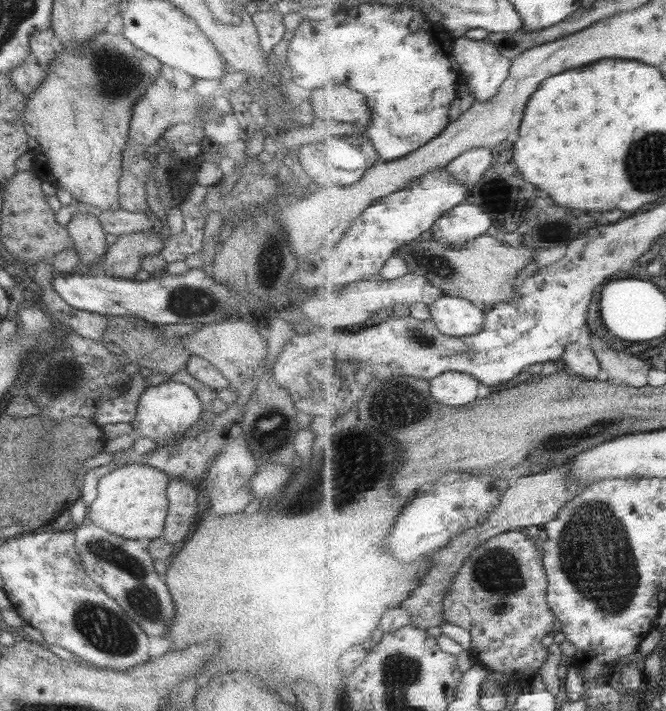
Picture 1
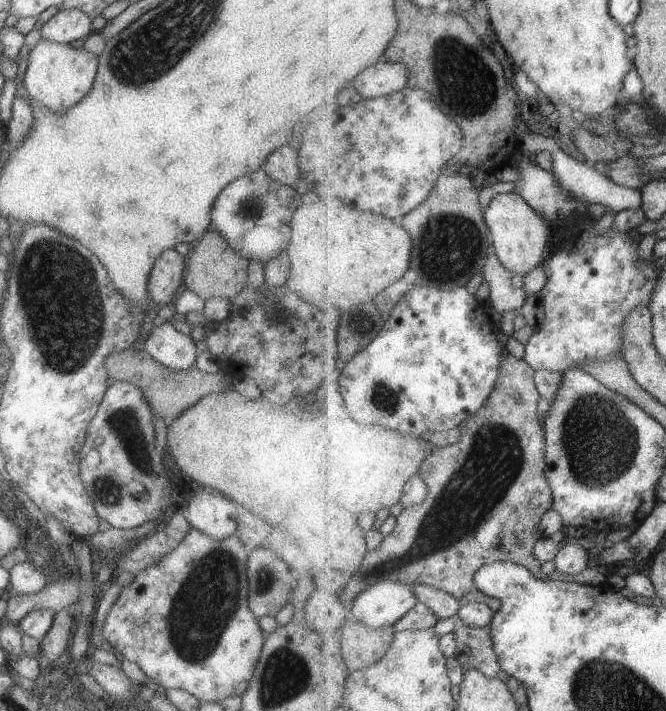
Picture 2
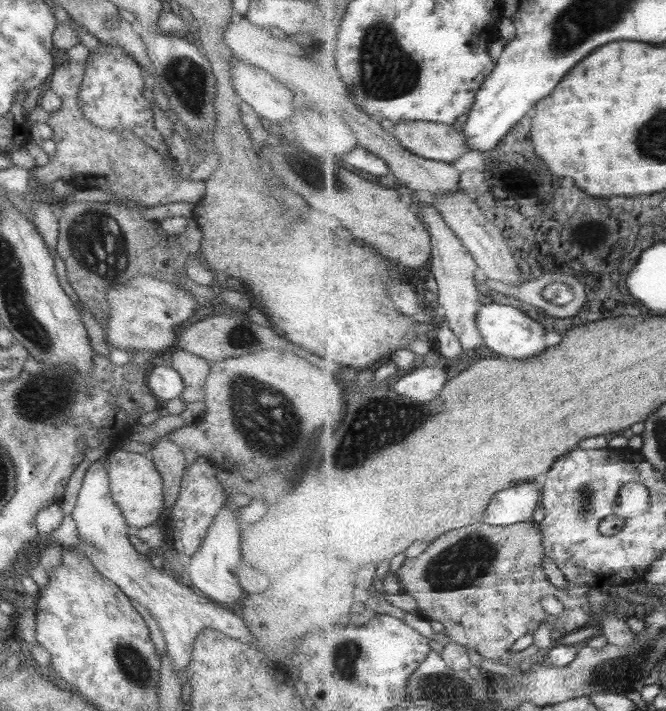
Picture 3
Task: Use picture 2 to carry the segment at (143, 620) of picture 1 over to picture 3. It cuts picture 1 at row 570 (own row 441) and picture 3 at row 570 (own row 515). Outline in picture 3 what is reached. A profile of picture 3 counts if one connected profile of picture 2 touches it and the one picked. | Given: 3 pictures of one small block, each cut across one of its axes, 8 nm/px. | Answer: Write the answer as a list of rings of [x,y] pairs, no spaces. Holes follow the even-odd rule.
[[[104,459],[93,461],[86,468],[70,515],[79,539],[79,545],[75,547],[95,566],[101,576],[105,576],[149,614],[161,632],[173,671],[179,671],[191,660],[193,642],[202,629],[215,629],[216,632],[238,642],[251,640],[241,618],[238,614],[233,614],[235,609],[219,606],[200,590],[181,581],[166,569],[154,568],[149,560],[145,560],[143,555],[133,548],[128,539],[129,527],[109,492],[109,478]]]

